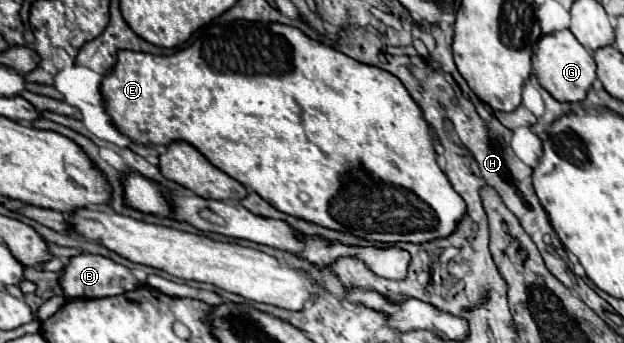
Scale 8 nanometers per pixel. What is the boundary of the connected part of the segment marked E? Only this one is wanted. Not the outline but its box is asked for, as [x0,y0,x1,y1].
[101,21,465,243]

